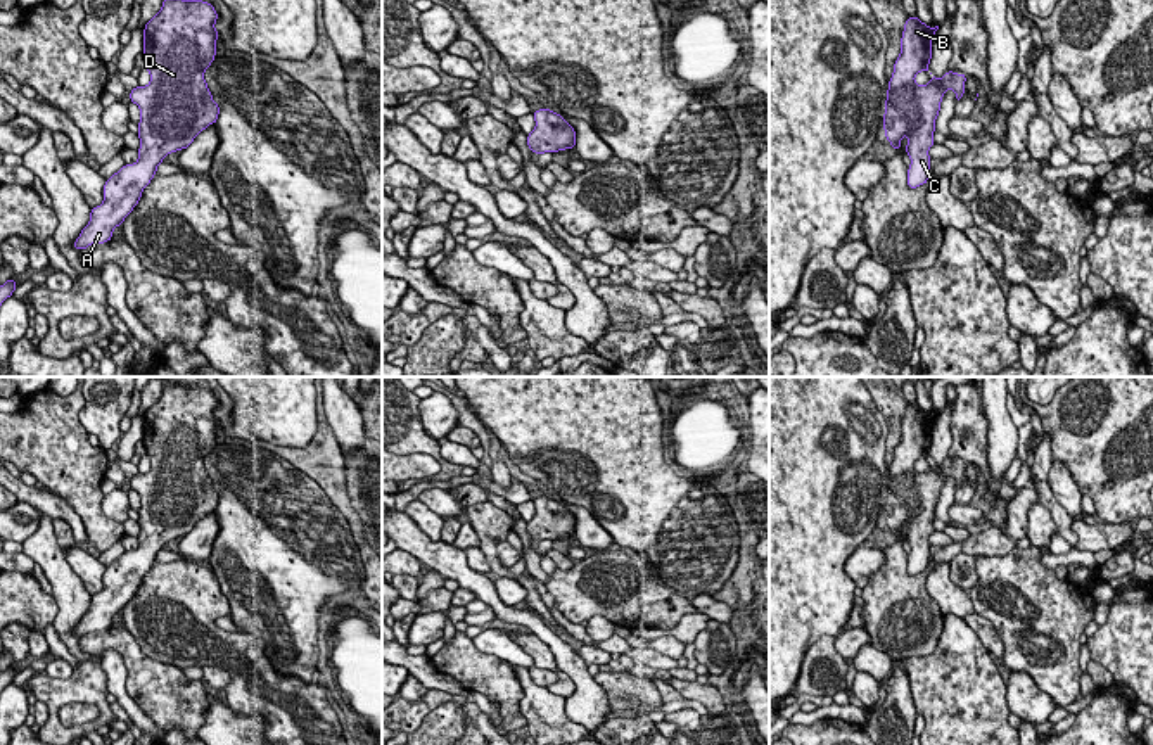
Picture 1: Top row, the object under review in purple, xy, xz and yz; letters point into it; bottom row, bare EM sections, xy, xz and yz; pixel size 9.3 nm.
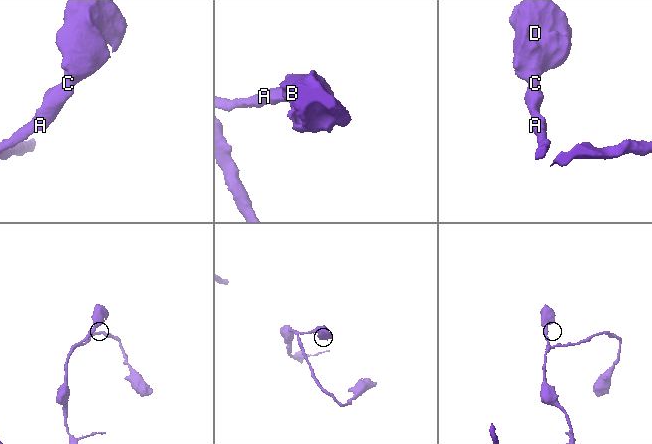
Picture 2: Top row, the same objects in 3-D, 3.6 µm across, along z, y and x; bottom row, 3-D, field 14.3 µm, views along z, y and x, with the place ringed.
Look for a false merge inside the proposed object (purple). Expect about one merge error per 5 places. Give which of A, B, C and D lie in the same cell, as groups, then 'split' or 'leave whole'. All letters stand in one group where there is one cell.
groups A B C D; leave whole

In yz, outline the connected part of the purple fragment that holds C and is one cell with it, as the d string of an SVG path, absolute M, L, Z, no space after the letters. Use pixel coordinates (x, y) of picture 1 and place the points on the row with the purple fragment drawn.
M908 17L901 38L901 55L894 62L889 81L883 124L890 145L899 150L901 138L908 137L906 154L911 157L908 168L908 187L916 188L928 181L930 156L935 143L935 119L942 97L947 90L963 99L966 76L947 71L940 80L928 69L932 59L932 38L939 26L928 28L914 17Z

